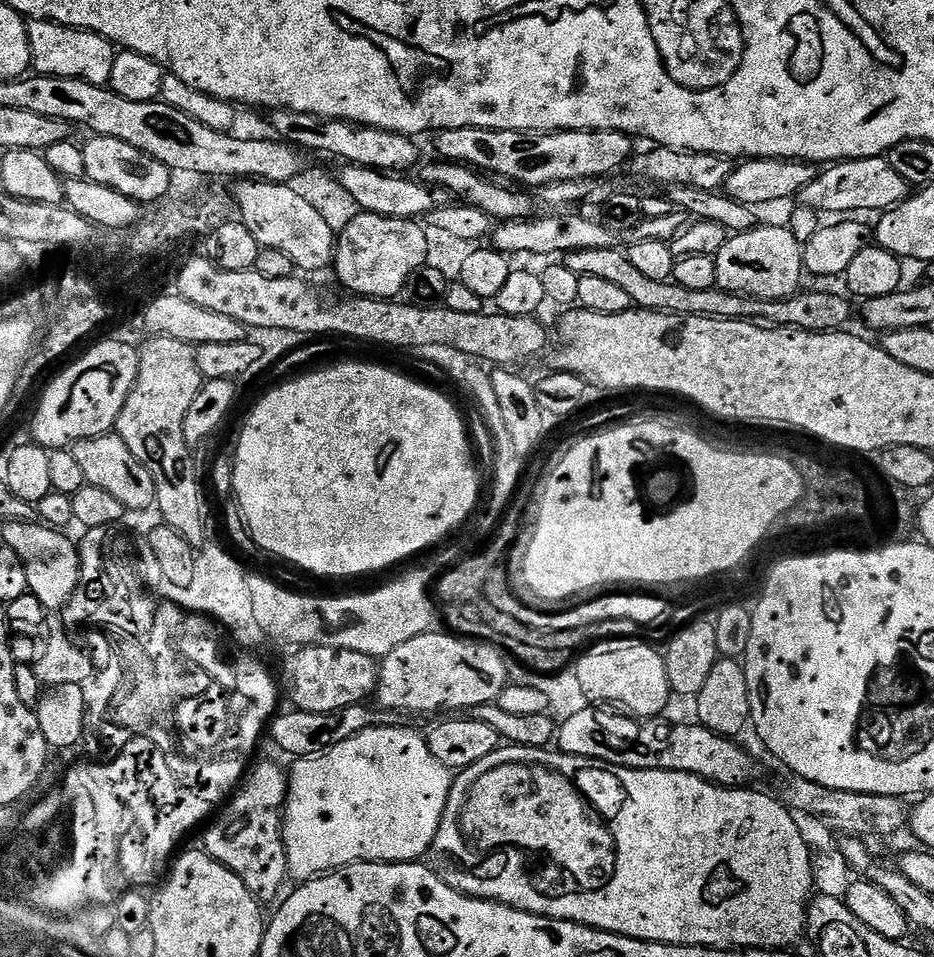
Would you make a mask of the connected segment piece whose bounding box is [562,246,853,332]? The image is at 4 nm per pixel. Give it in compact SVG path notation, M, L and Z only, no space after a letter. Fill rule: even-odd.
M616 246L600 249L578 250L567 252L562 262L578 277L602 278L605 282L614 282L620 289L630 294L633 305L644 308L649 314L669 312L672 316L705 316L715 320L750 320L753 324L765 328L797 328L803 332L835 332L843 329L844 324L852 316L851 299L844 300L843 295L832 291L801 291L785 300L757 300L755 296L741 296L739 292L722 292L714 287L710 290L686 290L686 286L678 286L672 280L654 282L654 278L646 278L630 263L630 258Z

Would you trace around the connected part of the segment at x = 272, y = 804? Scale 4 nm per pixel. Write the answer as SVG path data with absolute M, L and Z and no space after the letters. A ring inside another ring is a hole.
M264 760L261 764L253 763L239 788L233 791L227 803L215 813L216 821L214 816L203 829L203 851L226 866L226 870L238 875L252 896L261 902L272 899L288 878L282 815L287 796L288 778L285 769L280 769L272 760Z

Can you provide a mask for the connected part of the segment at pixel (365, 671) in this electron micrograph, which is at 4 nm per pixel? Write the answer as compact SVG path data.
M300 646L284 660L278 672L278 684L292 699L291 707L301 712L330 714L346 706L363 704L376 691L380 677L377 661L355 650L342 650L330 646Z

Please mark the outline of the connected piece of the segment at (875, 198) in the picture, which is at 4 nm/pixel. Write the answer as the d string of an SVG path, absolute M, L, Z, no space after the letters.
M884 156L862 158L861 160L841 160L817 175L806 190L802 190L798 200L805 208L812 208L819 214L833 212L834 217L844 218L847 212L876 212L883 214L904 203L910 195L910 186L902 174L890 166Z

